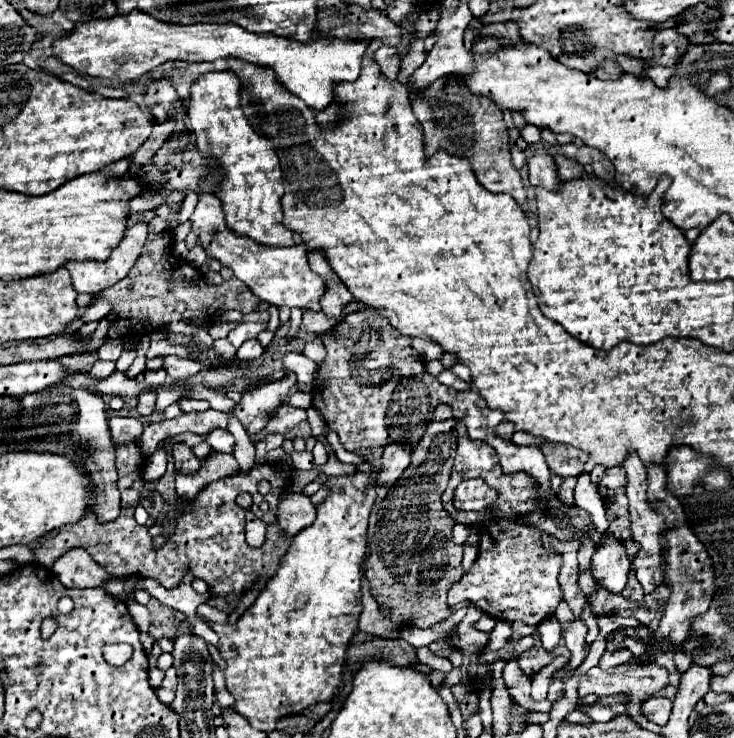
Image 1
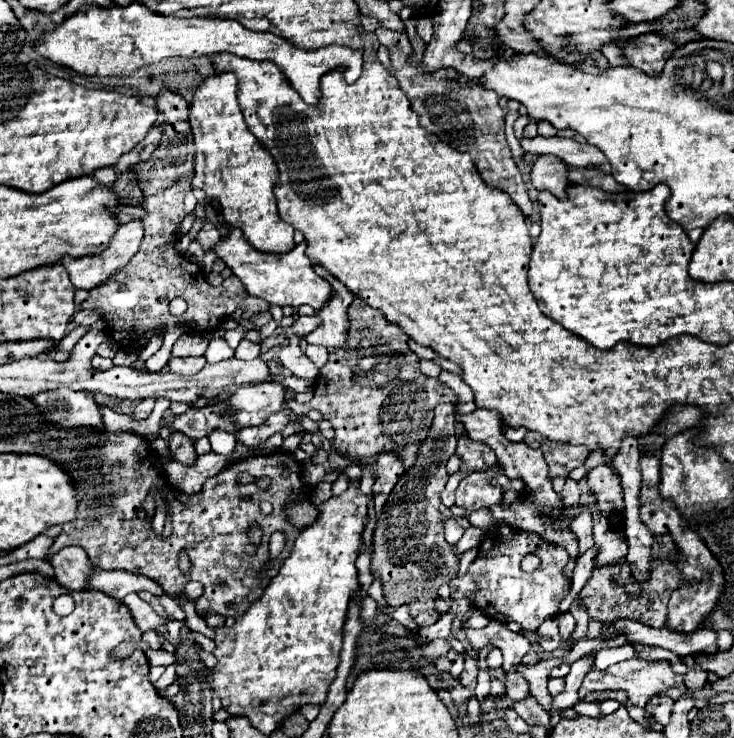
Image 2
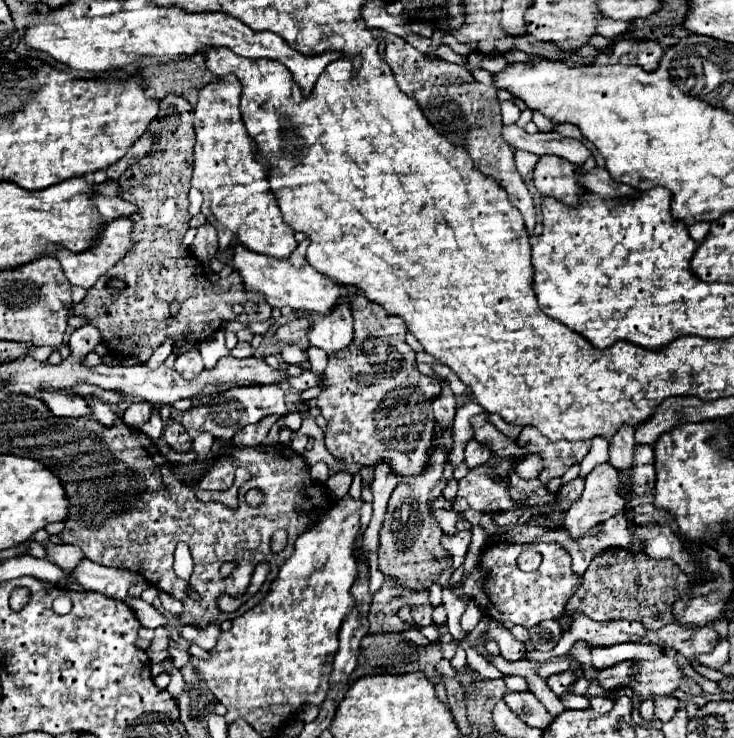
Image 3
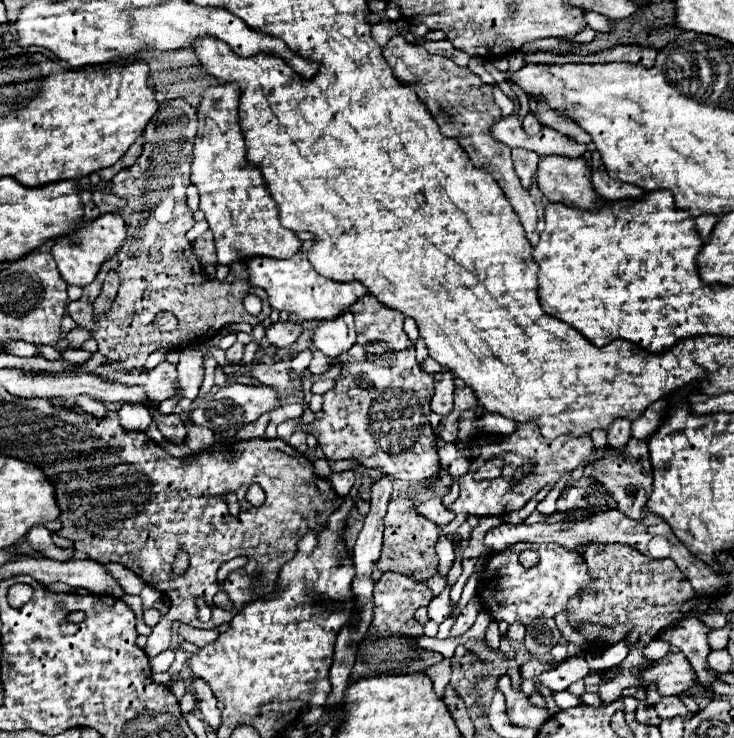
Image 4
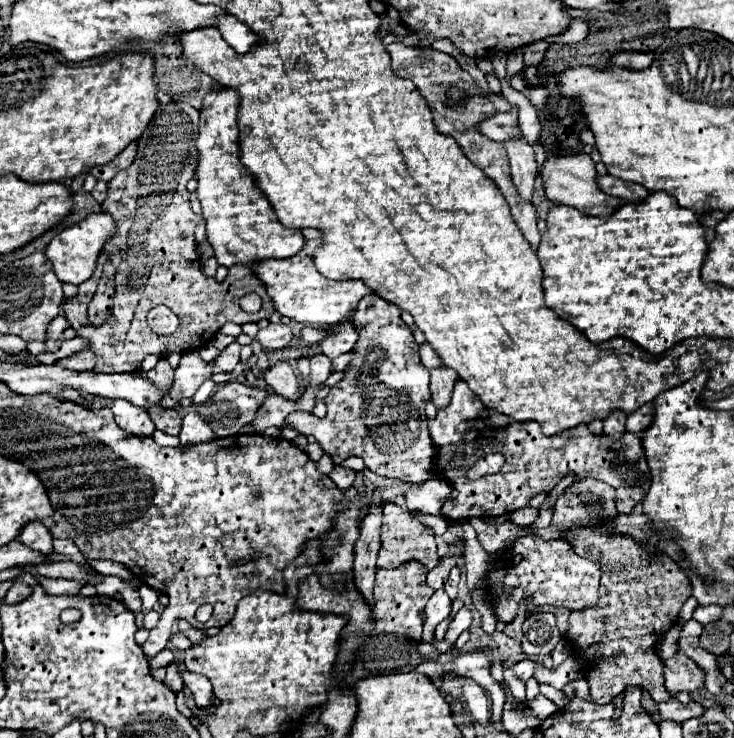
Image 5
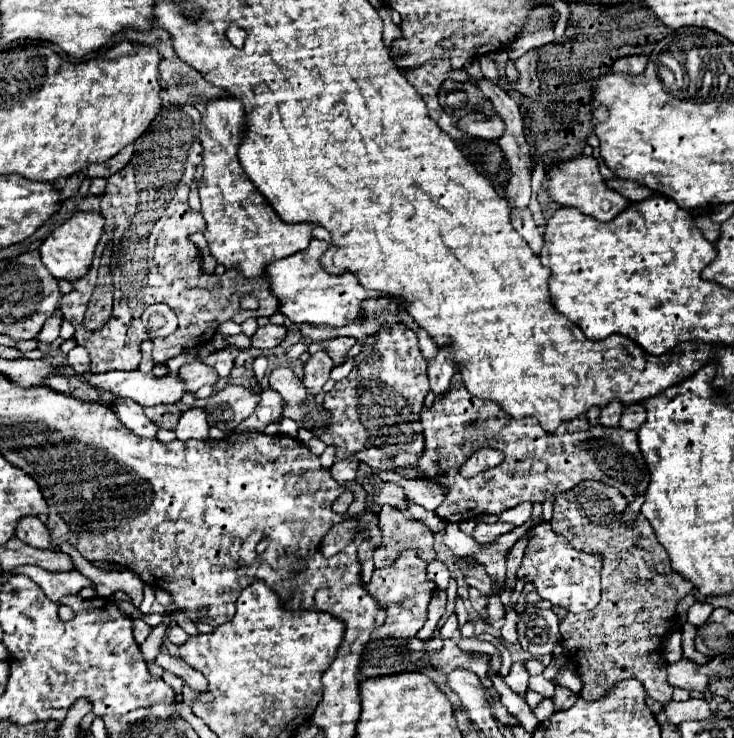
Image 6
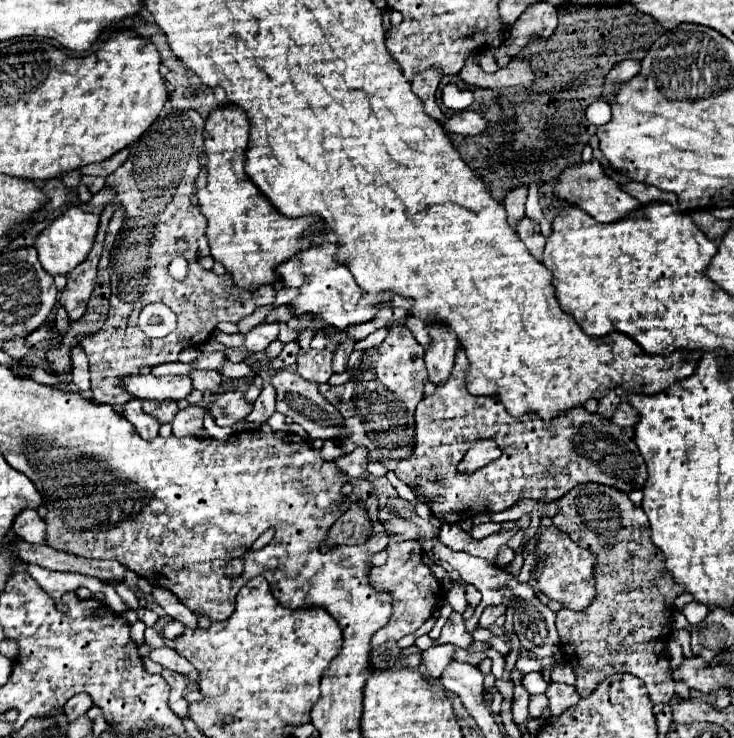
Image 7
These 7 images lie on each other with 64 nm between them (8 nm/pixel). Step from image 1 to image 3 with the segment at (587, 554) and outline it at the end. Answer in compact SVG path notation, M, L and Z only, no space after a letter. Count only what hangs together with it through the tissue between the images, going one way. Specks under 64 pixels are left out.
M609 462L596 466L588 474L582 496L565 512L565 529L572 533L573 539L579 540L596 524L624 512L618 486L618 472Z

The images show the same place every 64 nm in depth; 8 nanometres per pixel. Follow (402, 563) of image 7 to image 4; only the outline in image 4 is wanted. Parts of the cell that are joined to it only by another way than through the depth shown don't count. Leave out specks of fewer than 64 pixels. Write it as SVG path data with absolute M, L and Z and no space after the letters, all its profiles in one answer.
M386 572L380 578L380 582L374 586L374 616L367 635L379 635L384 632L390 632L390 634L406 634L406 636L412 636L412 638L420 638L422 636L422 624L414 620L414 612L420 606L428 606L430 600L432 600L432 592L430 592L430 588L426 584L420 584L420 582L412 580L410 576L398 576L394 572Z

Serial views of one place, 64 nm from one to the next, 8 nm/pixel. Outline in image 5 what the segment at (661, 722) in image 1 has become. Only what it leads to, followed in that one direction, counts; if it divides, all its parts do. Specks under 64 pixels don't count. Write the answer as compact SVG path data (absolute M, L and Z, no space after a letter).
M674 696L668 702L660 702L658 704L658 712L662 716L662 720L674 720L674 722L684 722L688 718L696 718L702 716L704 708L696 702L690 704L680 704Z

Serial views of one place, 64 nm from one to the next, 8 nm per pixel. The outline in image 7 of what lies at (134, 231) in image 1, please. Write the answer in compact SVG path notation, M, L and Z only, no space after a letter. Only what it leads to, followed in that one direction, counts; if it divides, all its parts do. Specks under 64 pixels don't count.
M72 206L66 214L56 218L36 240L36 250L38 250L42 268L52 276L70 274L78 264L82 264L88 258L94 238L96 238L96 232L98 232L98 224L100 224L98 214L84 212L78 206Z

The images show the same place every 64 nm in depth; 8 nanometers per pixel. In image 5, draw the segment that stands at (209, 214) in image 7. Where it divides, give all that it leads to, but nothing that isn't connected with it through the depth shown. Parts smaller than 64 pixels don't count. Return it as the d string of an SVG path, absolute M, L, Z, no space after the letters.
M218 90L208 92L204 96L204 102L208 104L200 108L200 130L196 140L196 150L200 152L198 166L196 166L196 180L198 180L198 200L202 204L202 218L206 220L206 236L216 252L216 260L222 266L232 264L246 264L252 266L256 260L268 260L268 258L290 258L298 254L304 246L304 236L298 230L284 228L268 202L268 198L262 194L262 190L256 186L254 176L240 164L240 132L238 132L238 104L240 96L234 90Z

